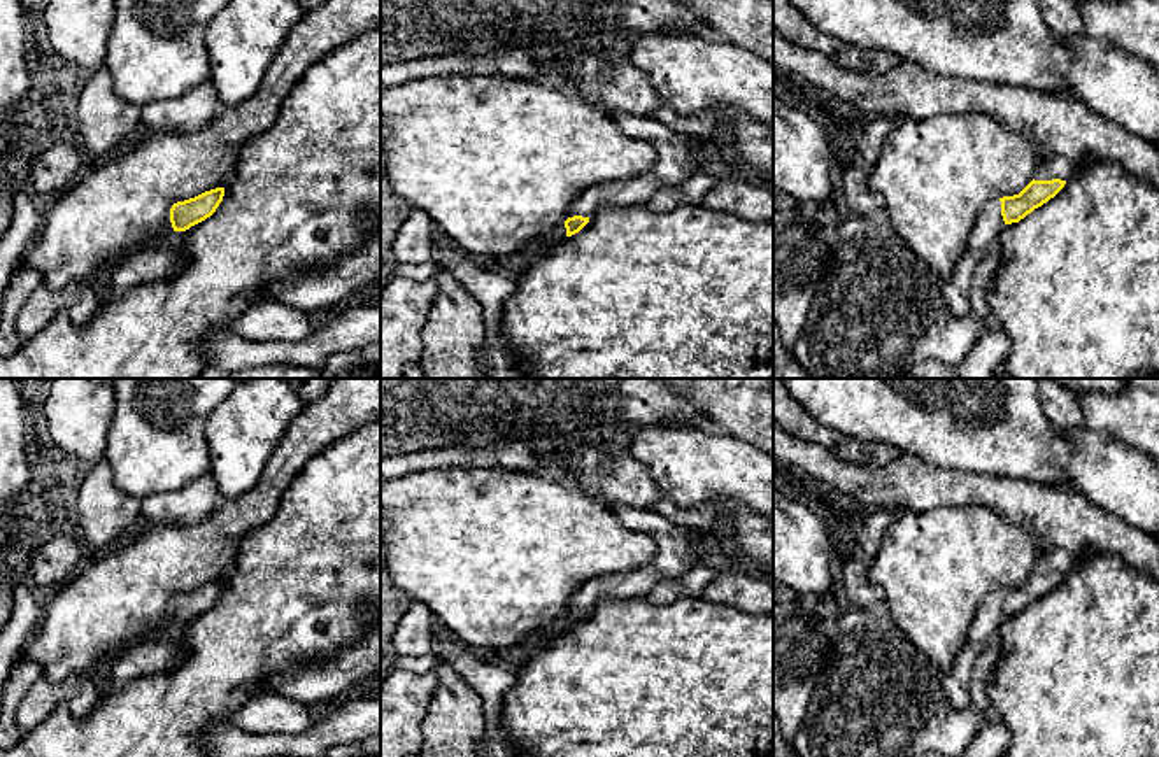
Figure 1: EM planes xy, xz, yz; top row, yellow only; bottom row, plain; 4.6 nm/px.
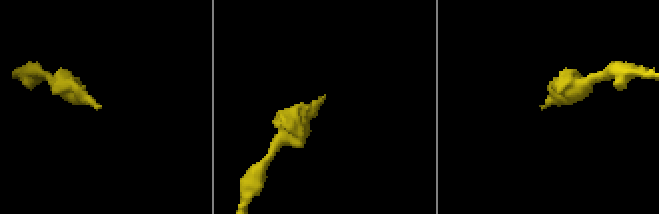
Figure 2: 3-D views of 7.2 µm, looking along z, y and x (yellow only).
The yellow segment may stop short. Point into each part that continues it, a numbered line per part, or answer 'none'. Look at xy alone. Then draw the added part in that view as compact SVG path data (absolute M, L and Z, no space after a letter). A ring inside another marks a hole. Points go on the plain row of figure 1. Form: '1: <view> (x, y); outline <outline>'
none

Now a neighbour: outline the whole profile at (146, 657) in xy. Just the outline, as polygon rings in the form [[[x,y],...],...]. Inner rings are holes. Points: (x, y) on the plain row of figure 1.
[[[172,636],[165,640],[139,640],[110,659],[114,687],[123,687],[133,680],[170,671],[179,661],[181,652]]]

